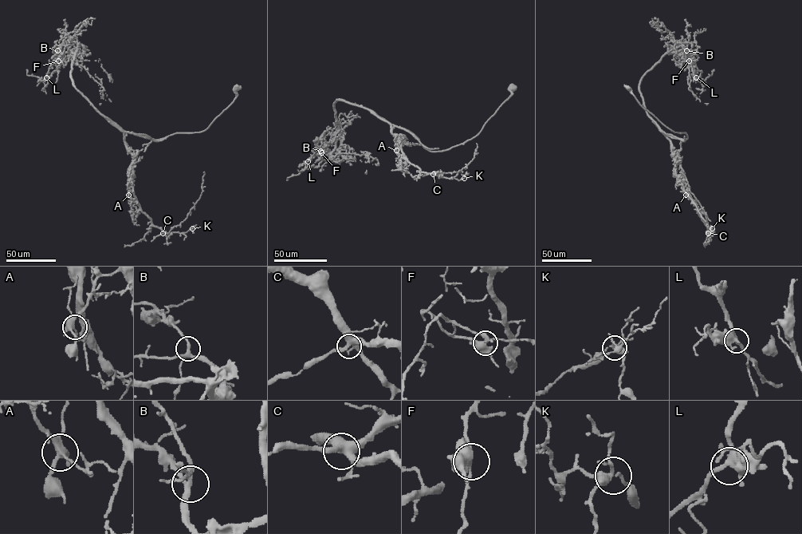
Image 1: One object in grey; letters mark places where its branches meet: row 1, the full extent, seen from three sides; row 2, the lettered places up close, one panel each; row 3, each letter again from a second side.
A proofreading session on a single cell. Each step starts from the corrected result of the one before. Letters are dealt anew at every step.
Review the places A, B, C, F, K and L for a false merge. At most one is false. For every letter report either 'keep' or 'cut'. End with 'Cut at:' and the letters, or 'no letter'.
A: cut
B: keep
C: keep
F: keep
K: keep
L: keep
Cut at: A

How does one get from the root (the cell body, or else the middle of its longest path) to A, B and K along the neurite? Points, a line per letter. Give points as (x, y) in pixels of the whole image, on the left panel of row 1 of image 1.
A: (237, 88), (233, 101), (202, 131), (157, 139), (124, 132), (126, 148), (135, 160), (128, 195)
B: (237, 88), (233, 101), (205, 130), (148, 139), (104, 116), (75, 86), (75, 53), (57, 50)
K: (237, 88), (233, 101), (202, 131), (157, 139), (124, 132), (140, 210), (164, 233), (192, 228)

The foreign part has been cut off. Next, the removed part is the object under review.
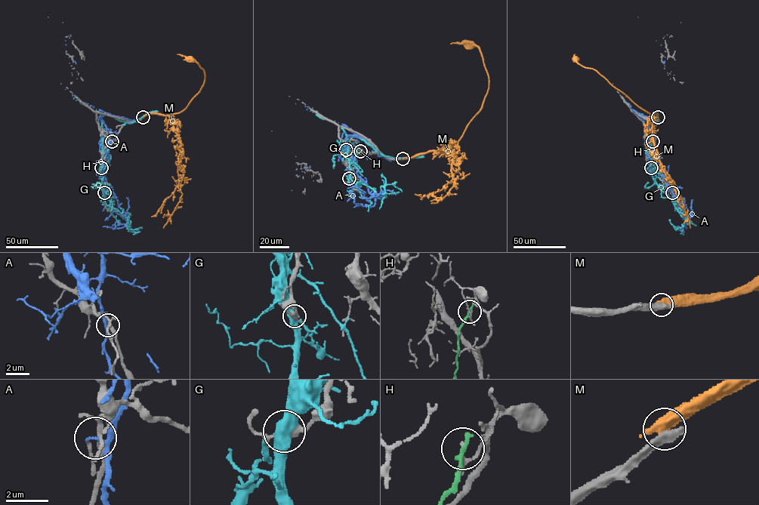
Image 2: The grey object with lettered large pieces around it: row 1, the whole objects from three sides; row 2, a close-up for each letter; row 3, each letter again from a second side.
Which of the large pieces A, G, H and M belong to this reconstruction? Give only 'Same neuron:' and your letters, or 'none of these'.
Same neuron: none of these

